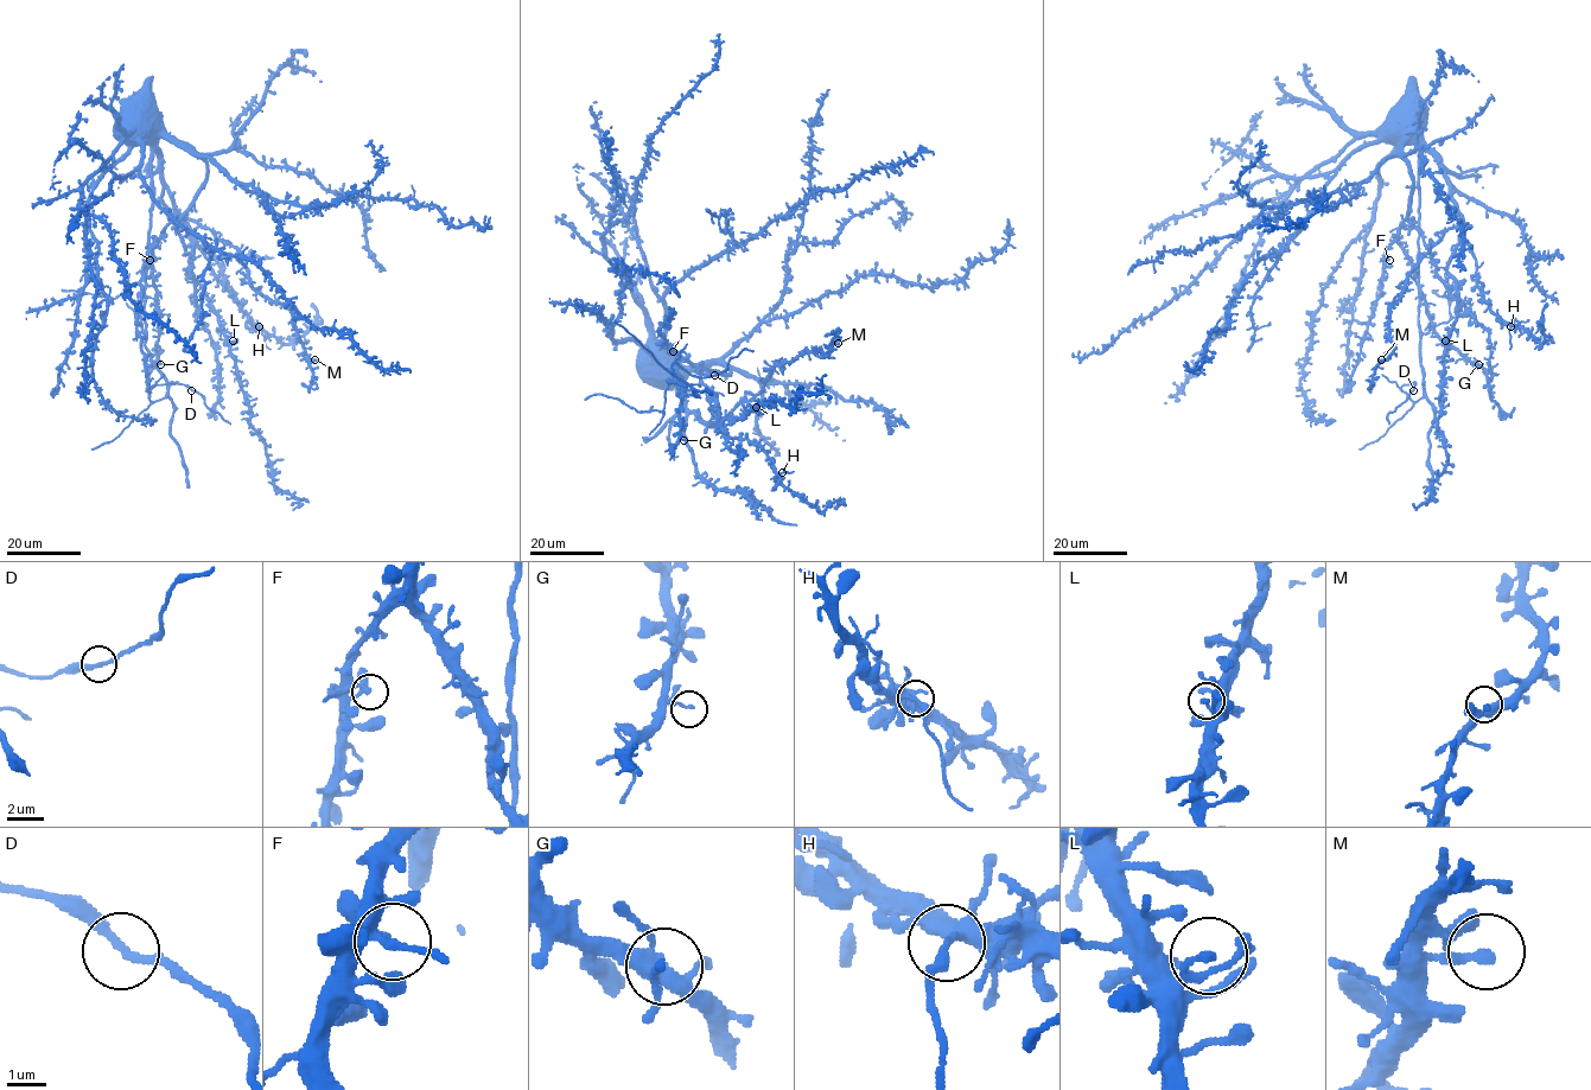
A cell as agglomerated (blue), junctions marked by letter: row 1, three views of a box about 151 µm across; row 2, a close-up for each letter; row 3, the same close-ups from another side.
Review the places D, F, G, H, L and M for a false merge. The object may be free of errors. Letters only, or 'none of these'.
H

